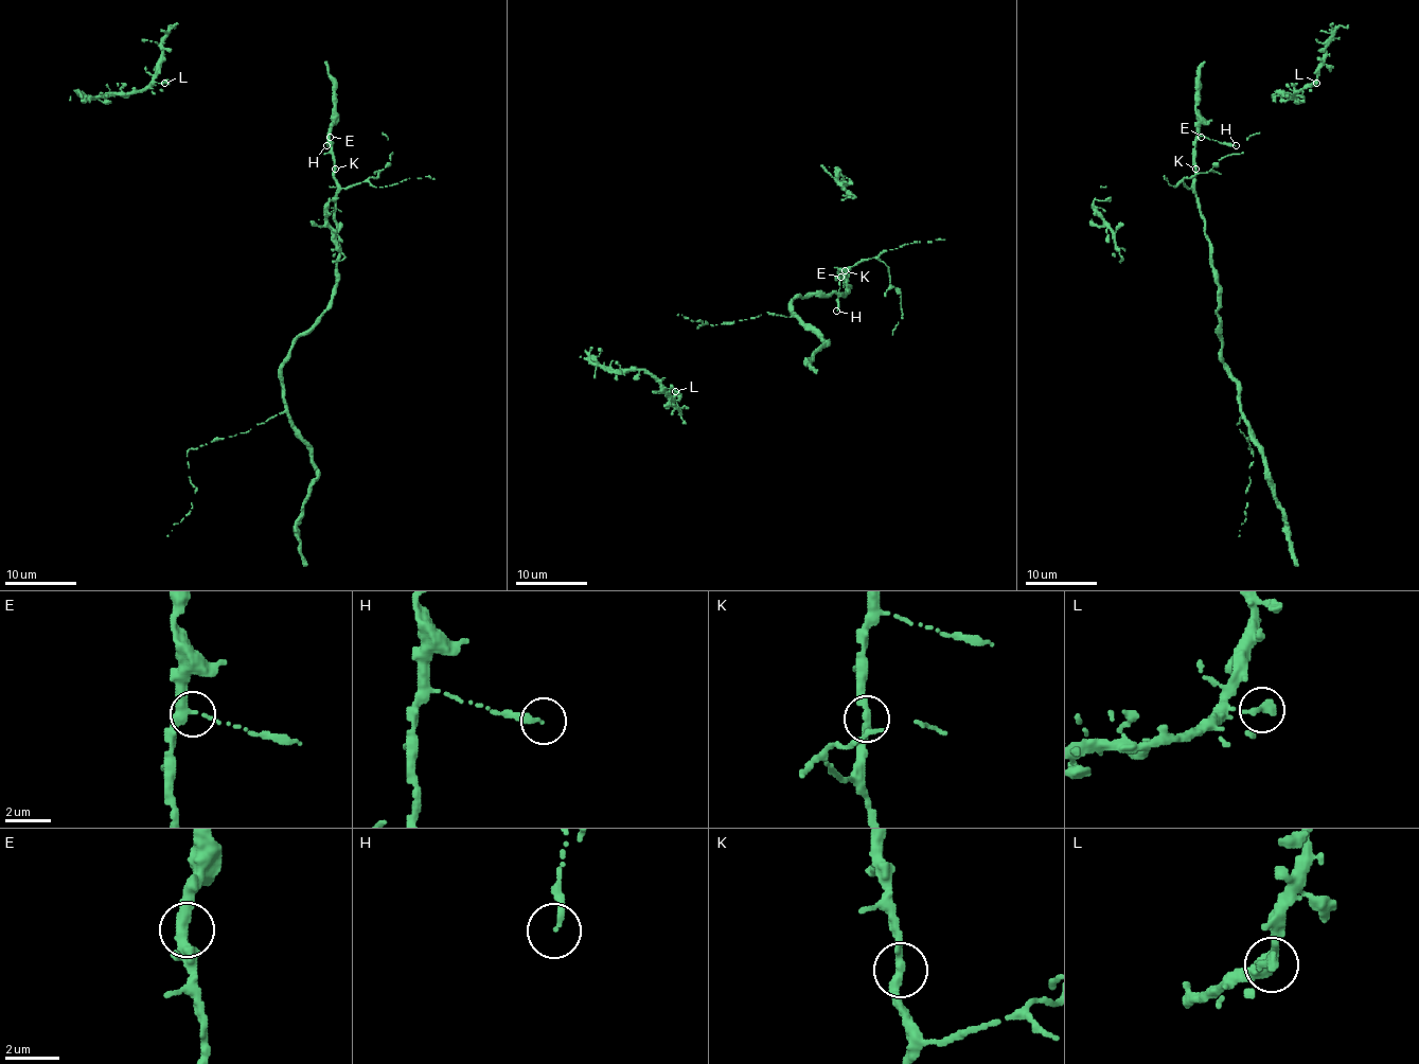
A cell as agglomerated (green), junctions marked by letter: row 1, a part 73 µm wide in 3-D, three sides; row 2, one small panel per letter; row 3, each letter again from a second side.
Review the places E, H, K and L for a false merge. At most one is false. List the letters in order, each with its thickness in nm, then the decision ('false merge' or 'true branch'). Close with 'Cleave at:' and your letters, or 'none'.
E: 320 nm thick; true branch
H: 280 nm thick; true branch
K: 320 nm thick; true branch
L: 280 nm thick; true branch
Cleave at: none

